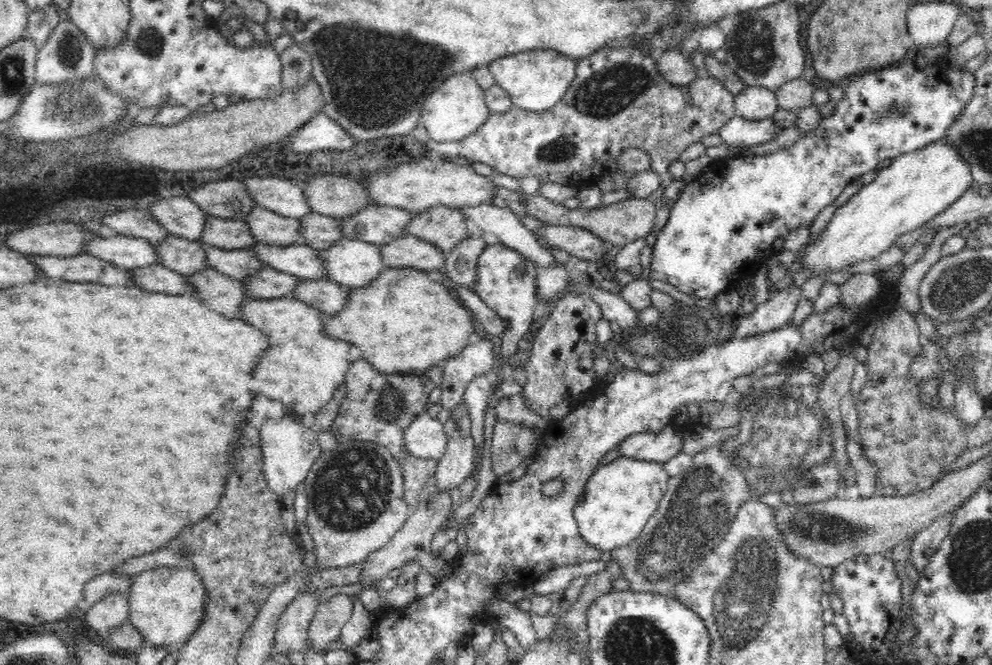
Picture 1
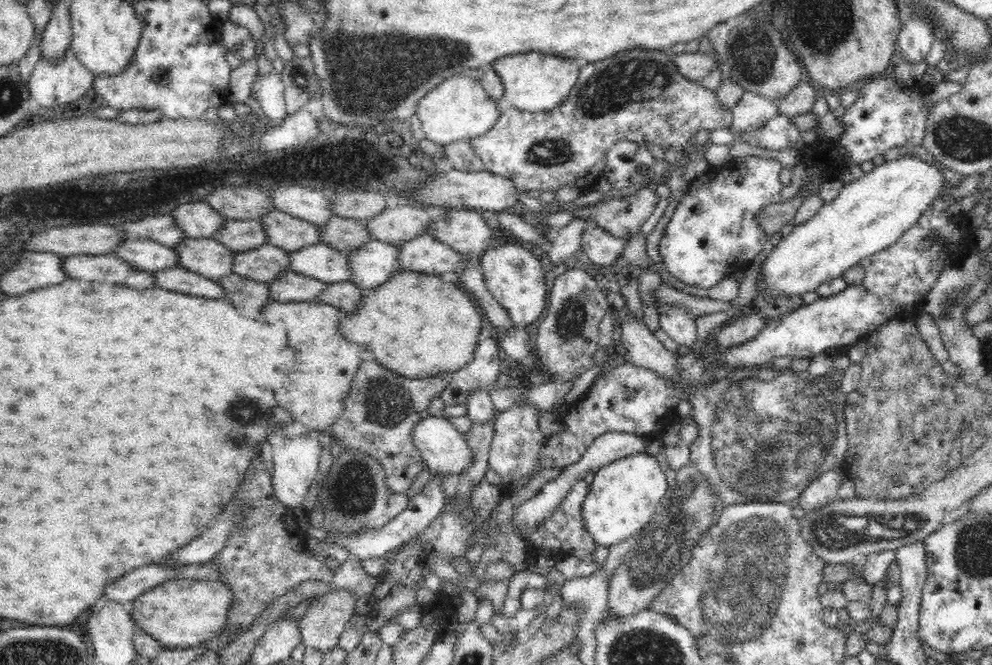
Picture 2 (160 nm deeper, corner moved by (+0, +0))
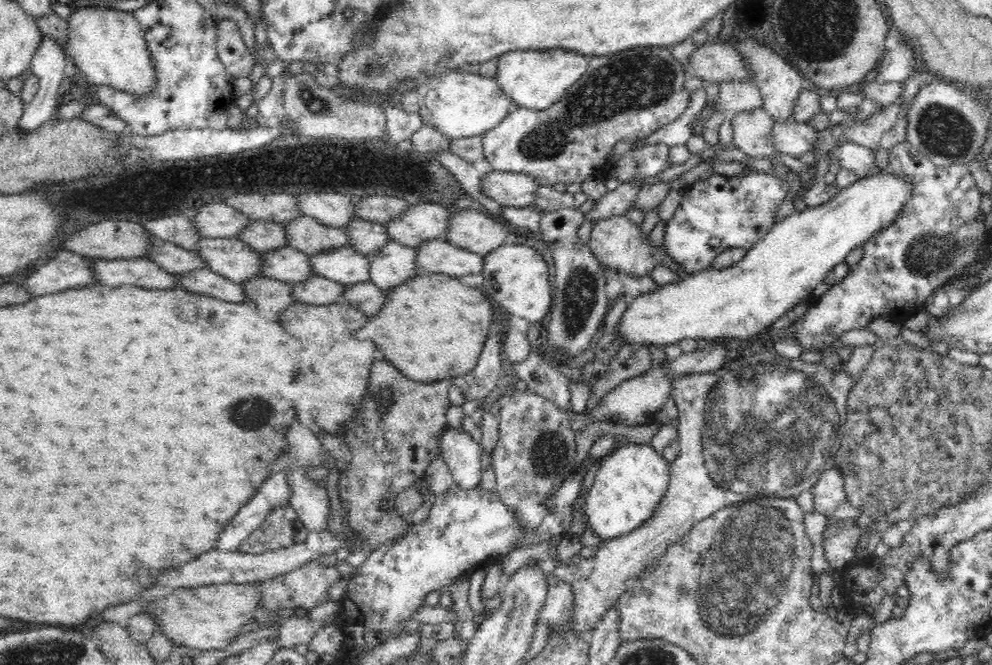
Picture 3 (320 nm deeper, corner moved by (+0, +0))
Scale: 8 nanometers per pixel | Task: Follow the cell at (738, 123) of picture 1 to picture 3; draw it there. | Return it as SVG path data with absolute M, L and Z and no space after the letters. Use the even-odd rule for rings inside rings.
M788 118L784 123L776 123L773 129L773 147L780 154L798 159L806 152L816 149L820 131L808 123Z

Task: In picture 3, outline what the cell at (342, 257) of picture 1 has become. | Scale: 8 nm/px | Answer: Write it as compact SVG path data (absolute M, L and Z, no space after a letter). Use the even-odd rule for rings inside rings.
M389 240L370 258L370 281L385 292L412 281L420 272L416 267L416 247Z

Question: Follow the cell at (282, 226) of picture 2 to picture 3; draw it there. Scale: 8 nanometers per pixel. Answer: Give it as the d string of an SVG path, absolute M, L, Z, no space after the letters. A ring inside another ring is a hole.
M300 215L287 224L288 246L308 255L348 245L345 228L320 224L312 216Z

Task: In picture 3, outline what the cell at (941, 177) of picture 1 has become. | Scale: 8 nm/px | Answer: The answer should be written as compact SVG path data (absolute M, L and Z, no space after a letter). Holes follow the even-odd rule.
M886 170L879 172L875 176L870 176L862 181L856 181L854 184L847 186L844 189L840 189L838 193L827 203L821 206L816 206L814 208L807 208L804 212L797 214L791 214L787 218L784 218L781 222L773 224L773 227L768 231L766 236L763 236L760 240L756 241L756 244L752 245L746 251L744 257L734 263L734 266L730 268L722 268L722 270L716 270L716 268L710 267L702 272L692 272L692 274L683 274L674 284L664 284L664 286L659 286L655 291L650 291L644 294L639 294L633 298L628 299L627 309L623 313L621 320L619 321L617 330L617 335L621 338L621 344L640 344L640 346L660 346L660 348L666 348L668 344L678 344L680 340L686 340L686 338L691 338L692 340L698 340L701 344L711 343L711 342L722 342L722 340L728 340L733 344L740 340L748 340L756 334L760 334L762 330L768 328L768 326L774 324L774 322L780 320L790 310L793 306L805 304L807 300L812 295L812 290L825 283L826 276L835 268L836 264L845 260L846 256L850 254L853 248L864 246L867 240L875 235L878 231L888 228L902 212L904 204L908 204L908 200L912 198L912 192L914 192L913 184L908 181L908 179L898 179L894 173Z

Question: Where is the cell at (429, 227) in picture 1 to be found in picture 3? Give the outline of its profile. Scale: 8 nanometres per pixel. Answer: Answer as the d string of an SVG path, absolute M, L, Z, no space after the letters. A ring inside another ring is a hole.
M462 209L453 212L448 222L445 240L470 252L486 256L506 242L509 224L486 216L478 209Z

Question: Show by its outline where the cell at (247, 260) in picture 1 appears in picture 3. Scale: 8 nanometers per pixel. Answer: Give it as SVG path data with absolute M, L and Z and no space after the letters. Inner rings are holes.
M290 246L260 253L262 255L263 277L284 283L304 282L315 273L310 255Z

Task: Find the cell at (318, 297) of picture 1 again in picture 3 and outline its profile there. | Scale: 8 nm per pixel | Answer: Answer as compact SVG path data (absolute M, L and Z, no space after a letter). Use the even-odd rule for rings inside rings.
M372 281L346 285L339 302L344 302L368 315L376 316L386 303L386 292Z

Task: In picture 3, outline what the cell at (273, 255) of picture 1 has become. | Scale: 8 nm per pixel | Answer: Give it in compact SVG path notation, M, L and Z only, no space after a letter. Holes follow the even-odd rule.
M340 246L310 255L315 275L343 285L370 281L370 258L350 246Z

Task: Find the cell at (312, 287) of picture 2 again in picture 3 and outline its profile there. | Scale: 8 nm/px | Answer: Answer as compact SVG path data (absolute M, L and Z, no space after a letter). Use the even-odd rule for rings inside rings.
M314 275L306 281L292 283L292 297L296 302L316 306L339 302L345 285L322 276Z

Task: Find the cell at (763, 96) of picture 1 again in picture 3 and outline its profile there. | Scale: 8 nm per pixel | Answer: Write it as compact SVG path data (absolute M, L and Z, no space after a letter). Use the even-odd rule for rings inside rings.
M763 109L733 115L733 144L752 158L777 162L781 154L773 147L774 119Z

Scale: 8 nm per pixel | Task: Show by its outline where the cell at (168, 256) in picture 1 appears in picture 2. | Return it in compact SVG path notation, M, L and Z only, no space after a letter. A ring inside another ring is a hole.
M186 238L174 249L178 251L179 266L193 273L213 281L233 274L235 252L214 238Z

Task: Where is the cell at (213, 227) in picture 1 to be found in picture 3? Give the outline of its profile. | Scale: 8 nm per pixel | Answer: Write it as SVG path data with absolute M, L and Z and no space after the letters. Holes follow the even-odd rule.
M251 219L248 226L238 234L240 240L256 252L272 252L288 247L287 224Z

